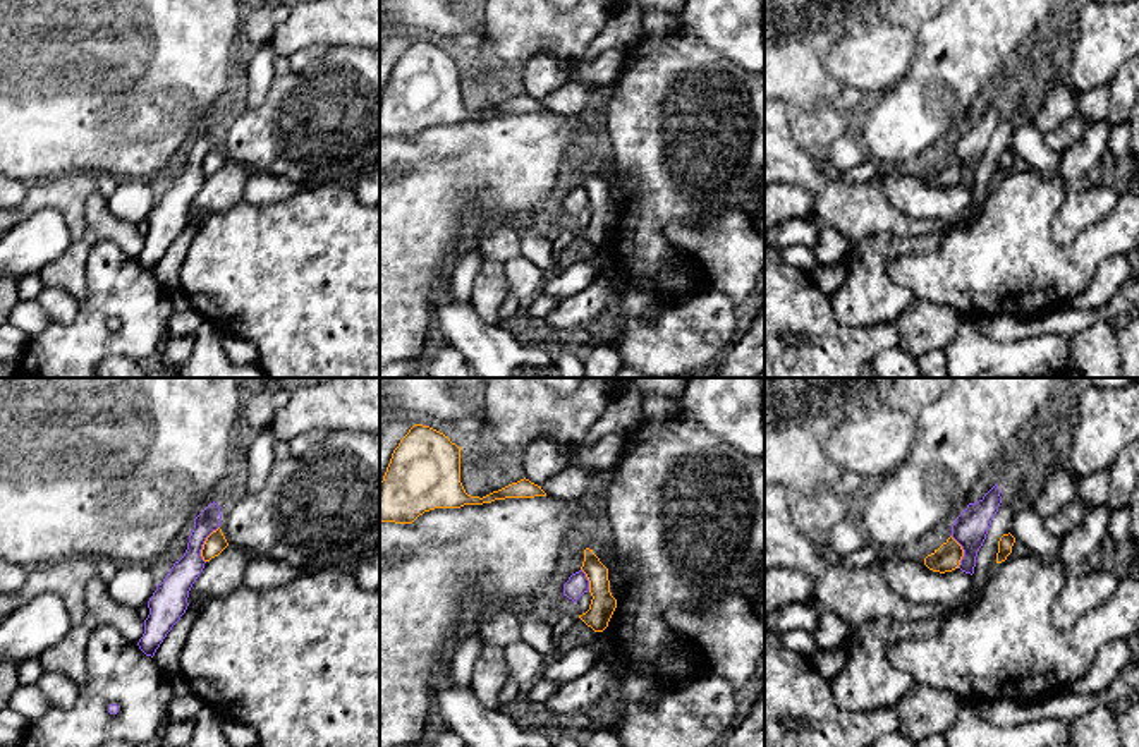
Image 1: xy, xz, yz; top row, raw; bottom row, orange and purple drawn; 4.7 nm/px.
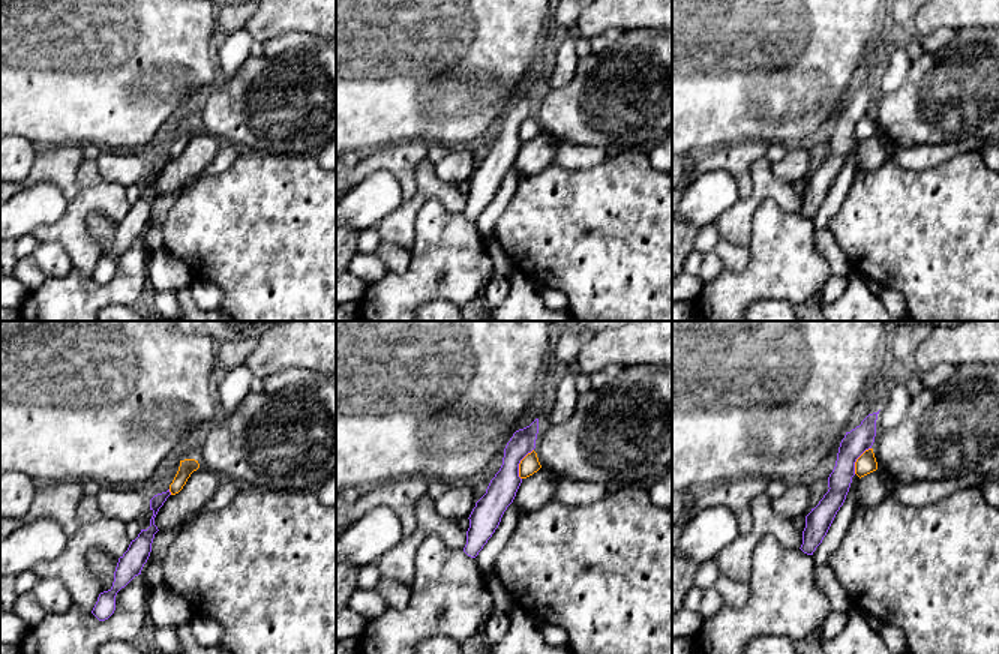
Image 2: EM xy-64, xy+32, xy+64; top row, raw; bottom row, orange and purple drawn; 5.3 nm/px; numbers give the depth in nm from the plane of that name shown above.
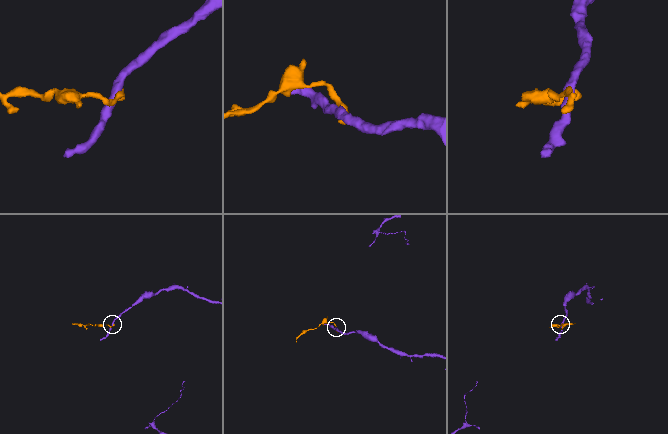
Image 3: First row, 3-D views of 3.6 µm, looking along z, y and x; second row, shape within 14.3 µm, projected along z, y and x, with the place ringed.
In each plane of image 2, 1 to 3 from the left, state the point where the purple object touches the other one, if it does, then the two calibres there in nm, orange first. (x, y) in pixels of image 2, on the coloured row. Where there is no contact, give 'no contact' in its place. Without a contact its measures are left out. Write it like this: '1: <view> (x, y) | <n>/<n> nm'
1: xy-64 (170, 491) | 80/70 nm
2: xy+32 (519, 464) | 100/160 nm
3: xy+64 (857, 459) | 110/140 nm

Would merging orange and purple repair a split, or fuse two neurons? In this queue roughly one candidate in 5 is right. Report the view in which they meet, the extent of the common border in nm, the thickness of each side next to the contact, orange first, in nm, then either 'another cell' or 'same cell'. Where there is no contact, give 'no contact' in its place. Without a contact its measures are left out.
xy | 190 nm | 100/140 nm | another cell

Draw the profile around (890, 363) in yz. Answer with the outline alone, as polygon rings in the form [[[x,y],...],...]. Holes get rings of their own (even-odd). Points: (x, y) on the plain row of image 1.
[[[888,347],[878,352],[869,361],[869,367],[876,378],[921,378],[917,359],[898,347]]]

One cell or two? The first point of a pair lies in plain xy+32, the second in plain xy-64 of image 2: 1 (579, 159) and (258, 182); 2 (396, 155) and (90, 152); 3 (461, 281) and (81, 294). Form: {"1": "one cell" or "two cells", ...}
{"1": "two cells", "2": "two cells", "3": "one cell"}

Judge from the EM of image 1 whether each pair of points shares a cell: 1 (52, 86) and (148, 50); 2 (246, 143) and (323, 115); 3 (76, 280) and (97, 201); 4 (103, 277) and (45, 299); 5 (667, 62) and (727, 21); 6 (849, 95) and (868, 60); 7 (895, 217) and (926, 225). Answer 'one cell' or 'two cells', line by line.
1: one cell
2: one cell
3: one cell
4: two cells
5: two cells
6: two cells
7: one cell

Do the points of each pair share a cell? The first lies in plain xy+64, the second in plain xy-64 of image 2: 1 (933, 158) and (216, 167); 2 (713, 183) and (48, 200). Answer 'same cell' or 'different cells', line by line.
1: same cell
2: same cell

